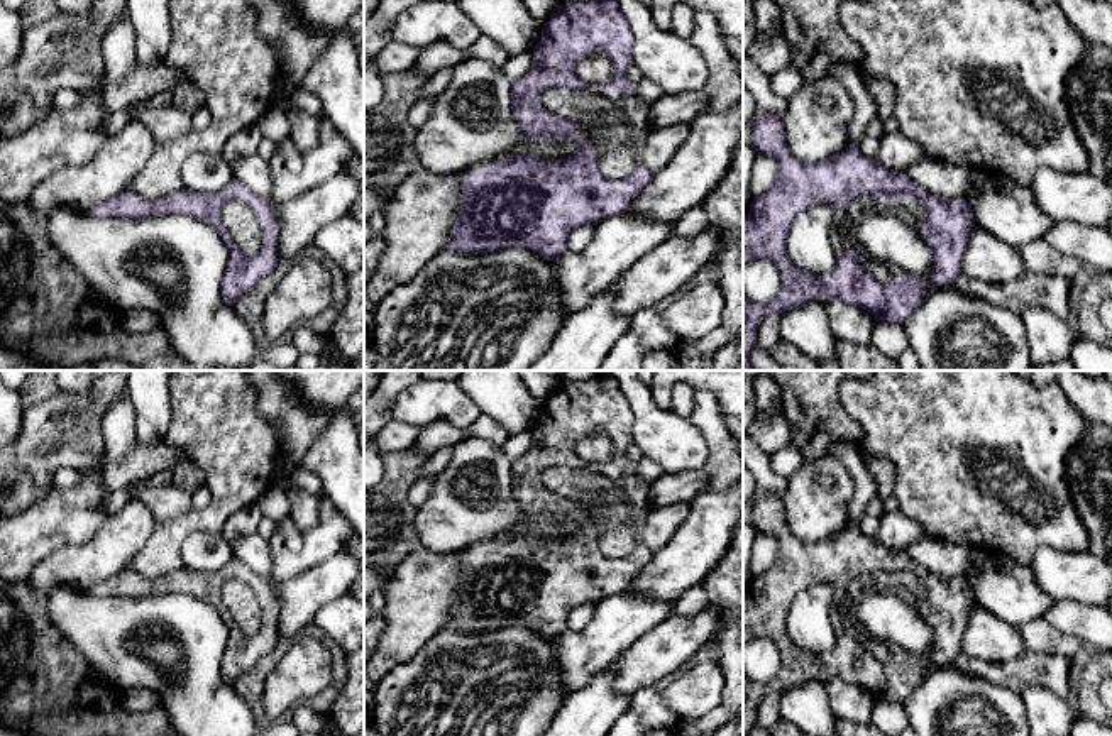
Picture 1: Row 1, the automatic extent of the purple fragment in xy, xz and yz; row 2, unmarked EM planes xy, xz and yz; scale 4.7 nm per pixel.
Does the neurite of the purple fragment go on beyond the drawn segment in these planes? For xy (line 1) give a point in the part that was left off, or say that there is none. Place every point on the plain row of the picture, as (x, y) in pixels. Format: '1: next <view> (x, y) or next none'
1: next none

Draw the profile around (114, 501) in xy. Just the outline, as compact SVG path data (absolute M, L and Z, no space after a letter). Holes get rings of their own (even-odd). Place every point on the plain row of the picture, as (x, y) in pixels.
M124 487L120 491L110 491L103 499L103 509L107 514L117 514L134 496L134 489Z

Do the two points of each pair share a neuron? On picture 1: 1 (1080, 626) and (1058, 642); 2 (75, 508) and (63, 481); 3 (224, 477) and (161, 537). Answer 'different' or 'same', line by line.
1: different
2: different
3: same

